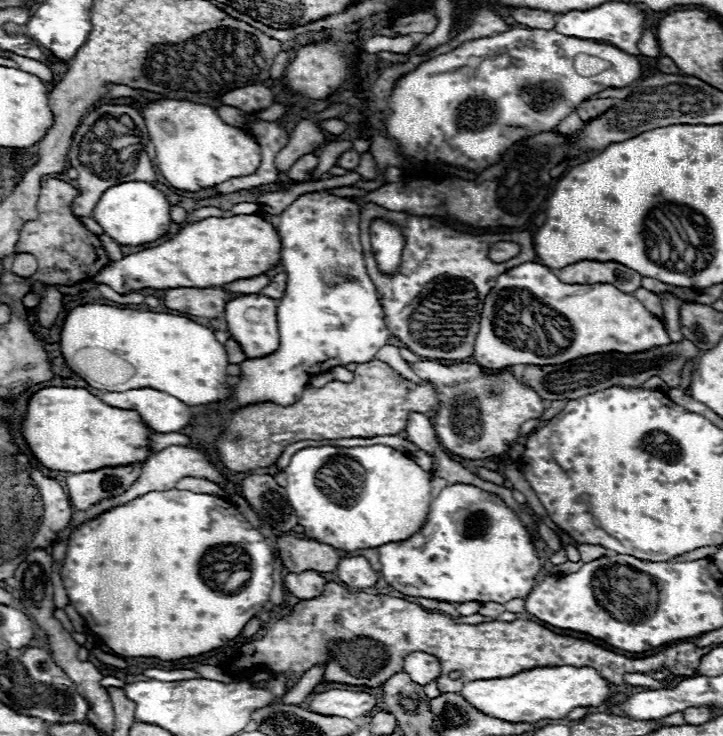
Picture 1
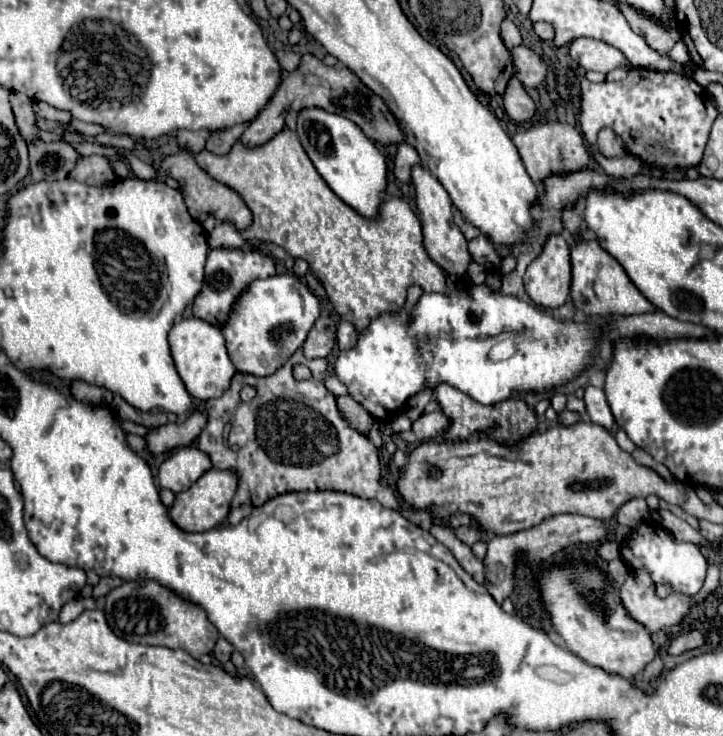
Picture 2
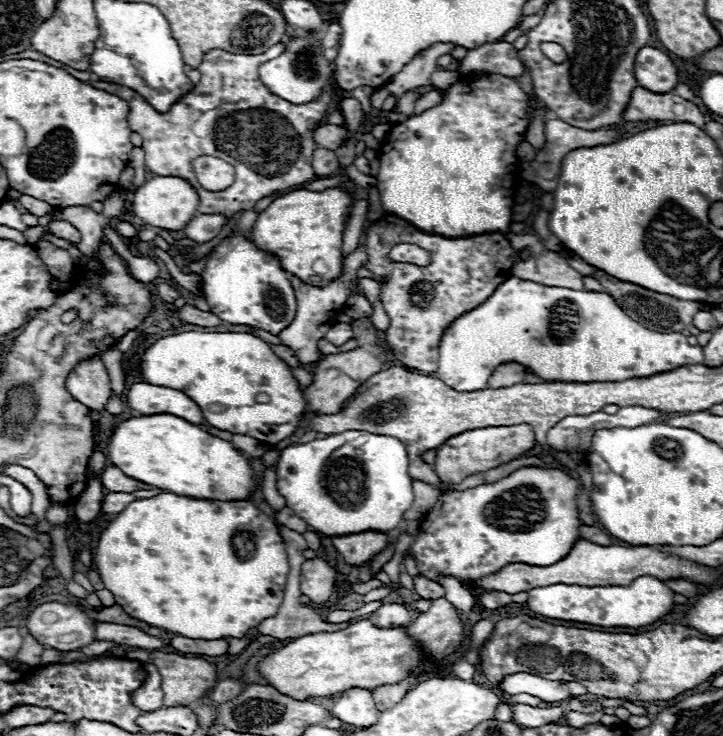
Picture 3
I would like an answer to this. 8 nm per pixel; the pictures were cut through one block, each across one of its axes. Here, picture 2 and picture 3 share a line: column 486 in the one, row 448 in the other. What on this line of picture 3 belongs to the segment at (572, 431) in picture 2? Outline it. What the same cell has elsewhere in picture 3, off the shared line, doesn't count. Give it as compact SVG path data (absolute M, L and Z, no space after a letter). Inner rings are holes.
M518 424L518 426L490 426L490 428L476 428L462 432L458 436L452 436L446 440L442 446L436 450L436 462L434 462L434 472L442 482L448 484L458 484L464 478L486 472L490 468L496 468L500 464L506 464L510 460L520 458L524 452L528 452L536 444L534 432L528 424Z

